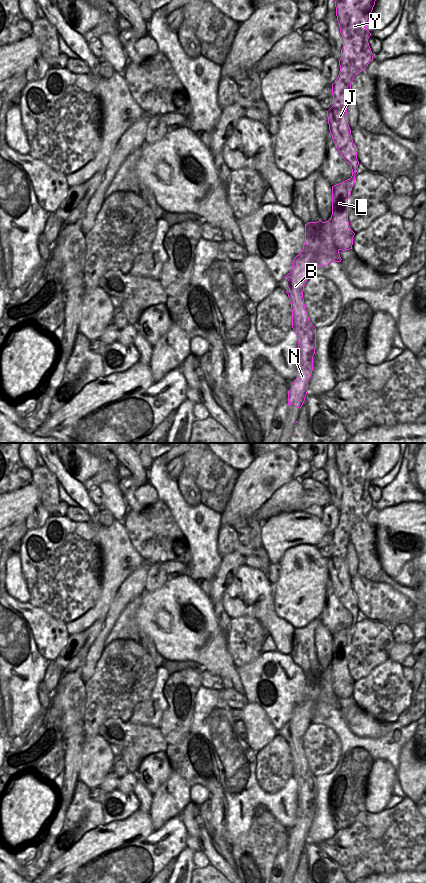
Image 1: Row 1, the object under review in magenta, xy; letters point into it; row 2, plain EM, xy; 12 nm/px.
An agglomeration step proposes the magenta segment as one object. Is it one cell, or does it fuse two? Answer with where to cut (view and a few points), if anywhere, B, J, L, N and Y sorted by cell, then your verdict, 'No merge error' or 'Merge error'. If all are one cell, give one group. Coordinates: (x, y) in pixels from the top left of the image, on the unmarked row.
Split along xy (331, 665), (332, 689), (338, 698). Groups: B N / J L Y. Merge error.

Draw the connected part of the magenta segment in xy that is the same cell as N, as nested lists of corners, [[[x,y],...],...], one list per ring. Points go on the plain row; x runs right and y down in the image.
[[[330,666],[326,670],[322,670],[320,667],[317,670],[309,670],[305,672],[305,690],[303,693],[303,697],[299,703],[297,703],[292,710],[291,719],[284,725],[287,726],[287,735],[289,736],[286,741],[289,745],[289,750],[291,752],[292,757],[292,776],[297,783],[298,789],[298,798],[299,798],[299,806],[297,809],[297,826],[294,831],[291,832],[291,837],[288,839],[288,854],[294,853],[299,857],[302,855],[305,845],[308,840],[308,829],[312,823],[313,819],[313,804],[315,802],[316,796],[316,776],[309,769],[309,765],[307,759],[305,757],[304,747],[303,747],[303,739],[304,734],[307,728],[312,724],[312,719],[318,715],[327,714],[331,710],[341,710],[341,705],[339,702],[339,698],[336,696],[333,690],[333,681],[332,681],[332,666]]]

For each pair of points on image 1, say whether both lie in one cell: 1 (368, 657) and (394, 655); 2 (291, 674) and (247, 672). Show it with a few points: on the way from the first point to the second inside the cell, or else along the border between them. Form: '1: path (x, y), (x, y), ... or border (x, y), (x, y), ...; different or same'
1: border (395, 643), (391, 648), (388, 658); different
2: path (280, 675), (277, 678), (258, 677); same

